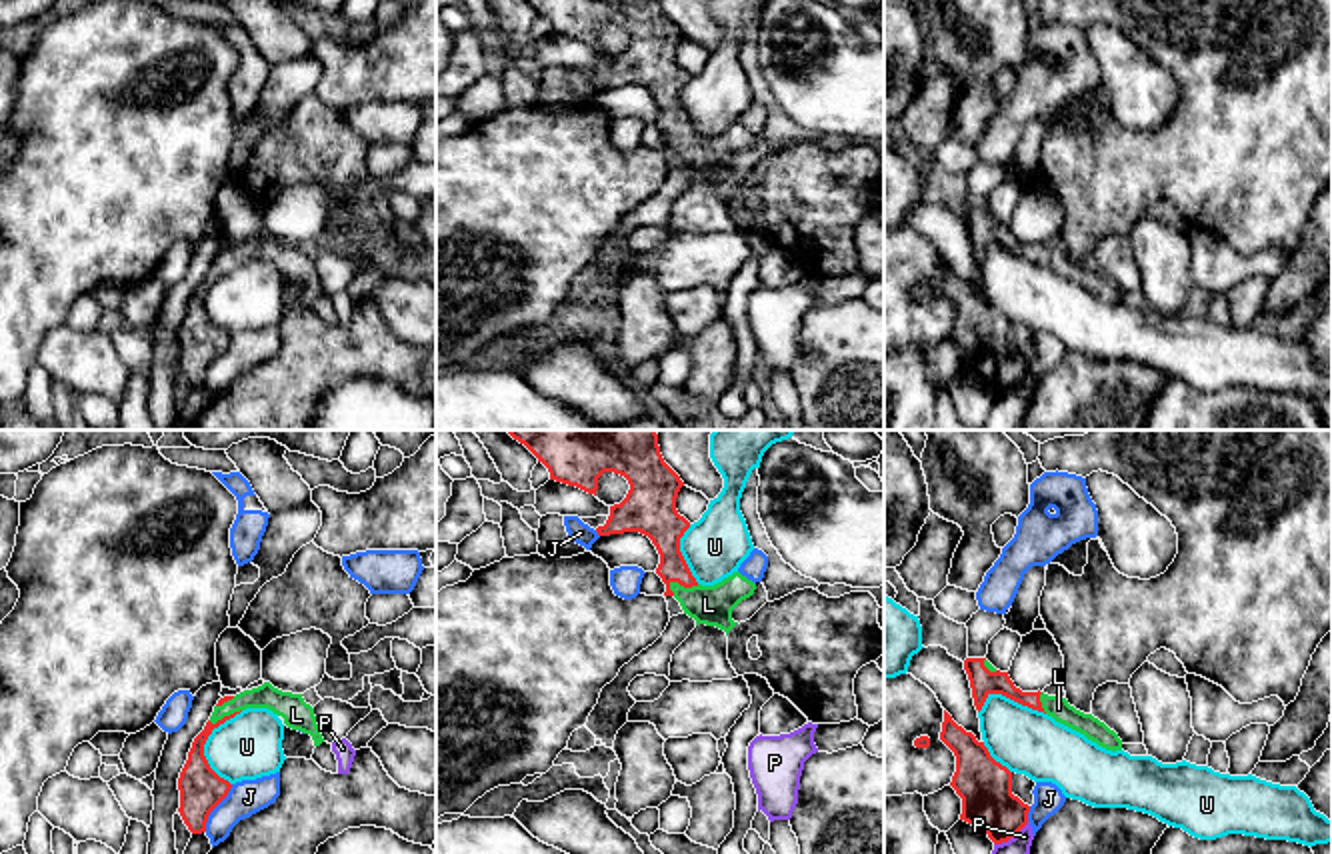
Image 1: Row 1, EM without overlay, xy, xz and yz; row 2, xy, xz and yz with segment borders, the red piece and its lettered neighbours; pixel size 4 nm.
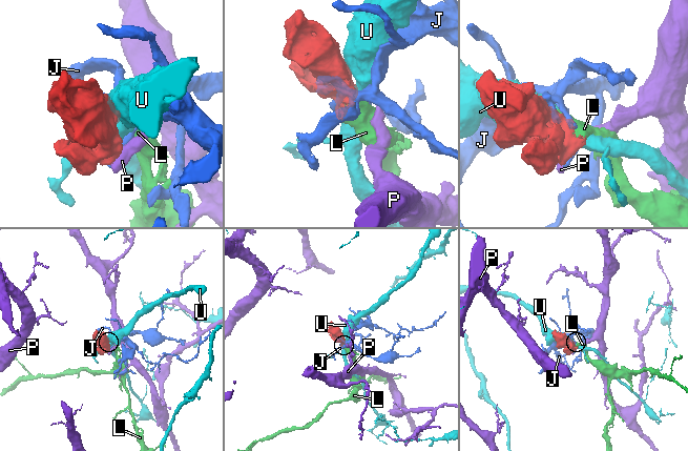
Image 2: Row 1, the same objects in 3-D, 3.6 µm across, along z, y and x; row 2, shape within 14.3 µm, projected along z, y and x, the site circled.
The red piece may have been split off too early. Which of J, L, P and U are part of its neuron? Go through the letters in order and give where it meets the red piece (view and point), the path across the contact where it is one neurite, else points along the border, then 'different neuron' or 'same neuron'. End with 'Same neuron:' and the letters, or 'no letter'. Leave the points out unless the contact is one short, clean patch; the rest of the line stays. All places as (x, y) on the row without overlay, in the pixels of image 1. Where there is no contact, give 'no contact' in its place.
J: contact xy (214, 358); different neuron
L: contact xz (682, 136); same neuron
P: contact yz (1010, 388); border yz (1028, 374), (1006, 392), (994, 396); different neuron
U: contact xy (204, 294); different neuron
Same neuron: L

